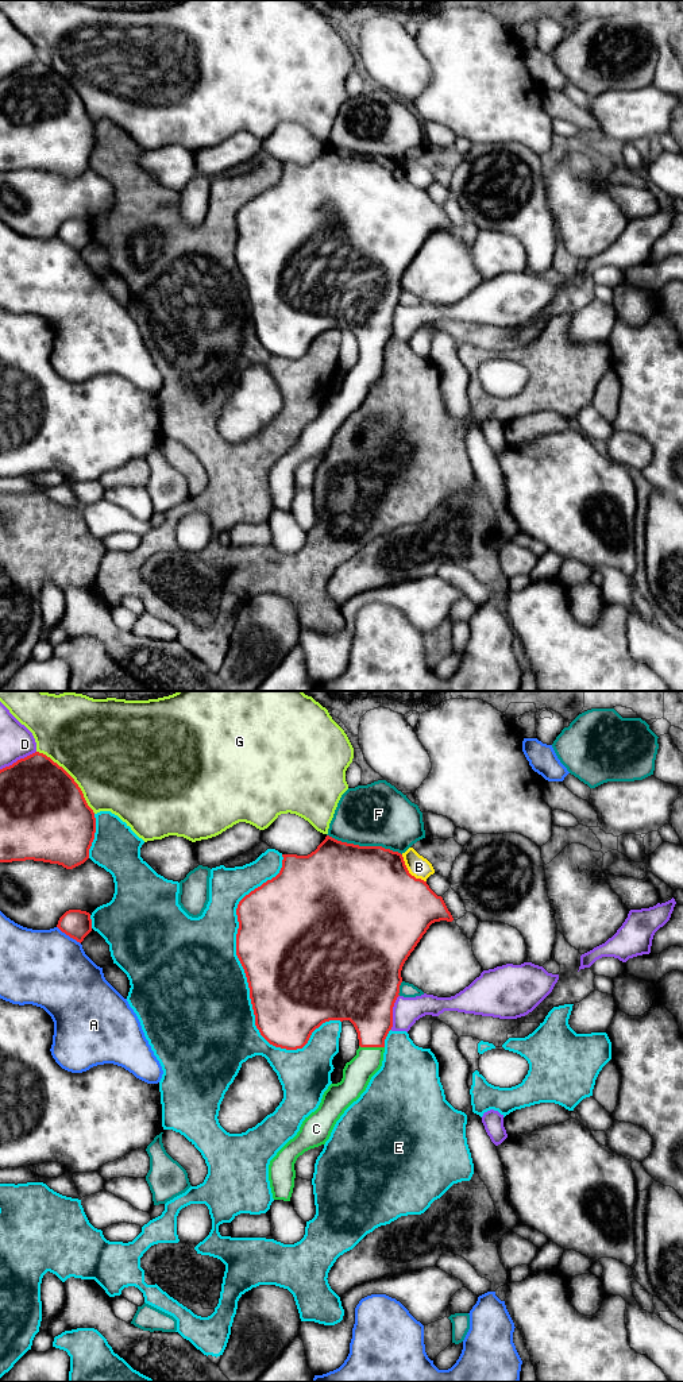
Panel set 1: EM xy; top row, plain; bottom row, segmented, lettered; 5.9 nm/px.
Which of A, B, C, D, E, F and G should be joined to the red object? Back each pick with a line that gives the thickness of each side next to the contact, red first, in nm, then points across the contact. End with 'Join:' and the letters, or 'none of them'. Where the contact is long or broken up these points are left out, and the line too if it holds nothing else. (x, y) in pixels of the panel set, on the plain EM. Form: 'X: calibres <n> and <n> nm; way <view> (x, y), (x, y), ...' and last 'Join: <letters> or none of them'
C: calibres 300 and 170 nm; way xy (367, 313), (371, 323), (371, 355), (369, 369), (357, 382)
Join: C

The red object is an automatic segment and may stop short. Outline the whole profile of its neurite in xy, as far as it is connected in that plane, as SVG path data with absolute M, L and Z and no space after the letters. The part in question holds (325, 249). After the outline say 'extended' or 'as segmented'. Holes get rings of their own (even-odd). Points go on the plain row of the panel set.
M327 144L308 165L282 166L279 182L246 204L236 217L236 265L247 286L255 335L270 354L286 359L302 358L312 341L329 329L350 329L359 348L356 364L346 372L342 390L328 395L319 417L305 426L297 444L270 470L269 490L273 507L290 510L297 467L325 453L336 431L360 406L382 375L385 348L393 336L393 316L400 305L405 270L432 232L452 231L454 227L443 206L437 205L427 190L409 182L398 161L382 155L347 153Z | extended

